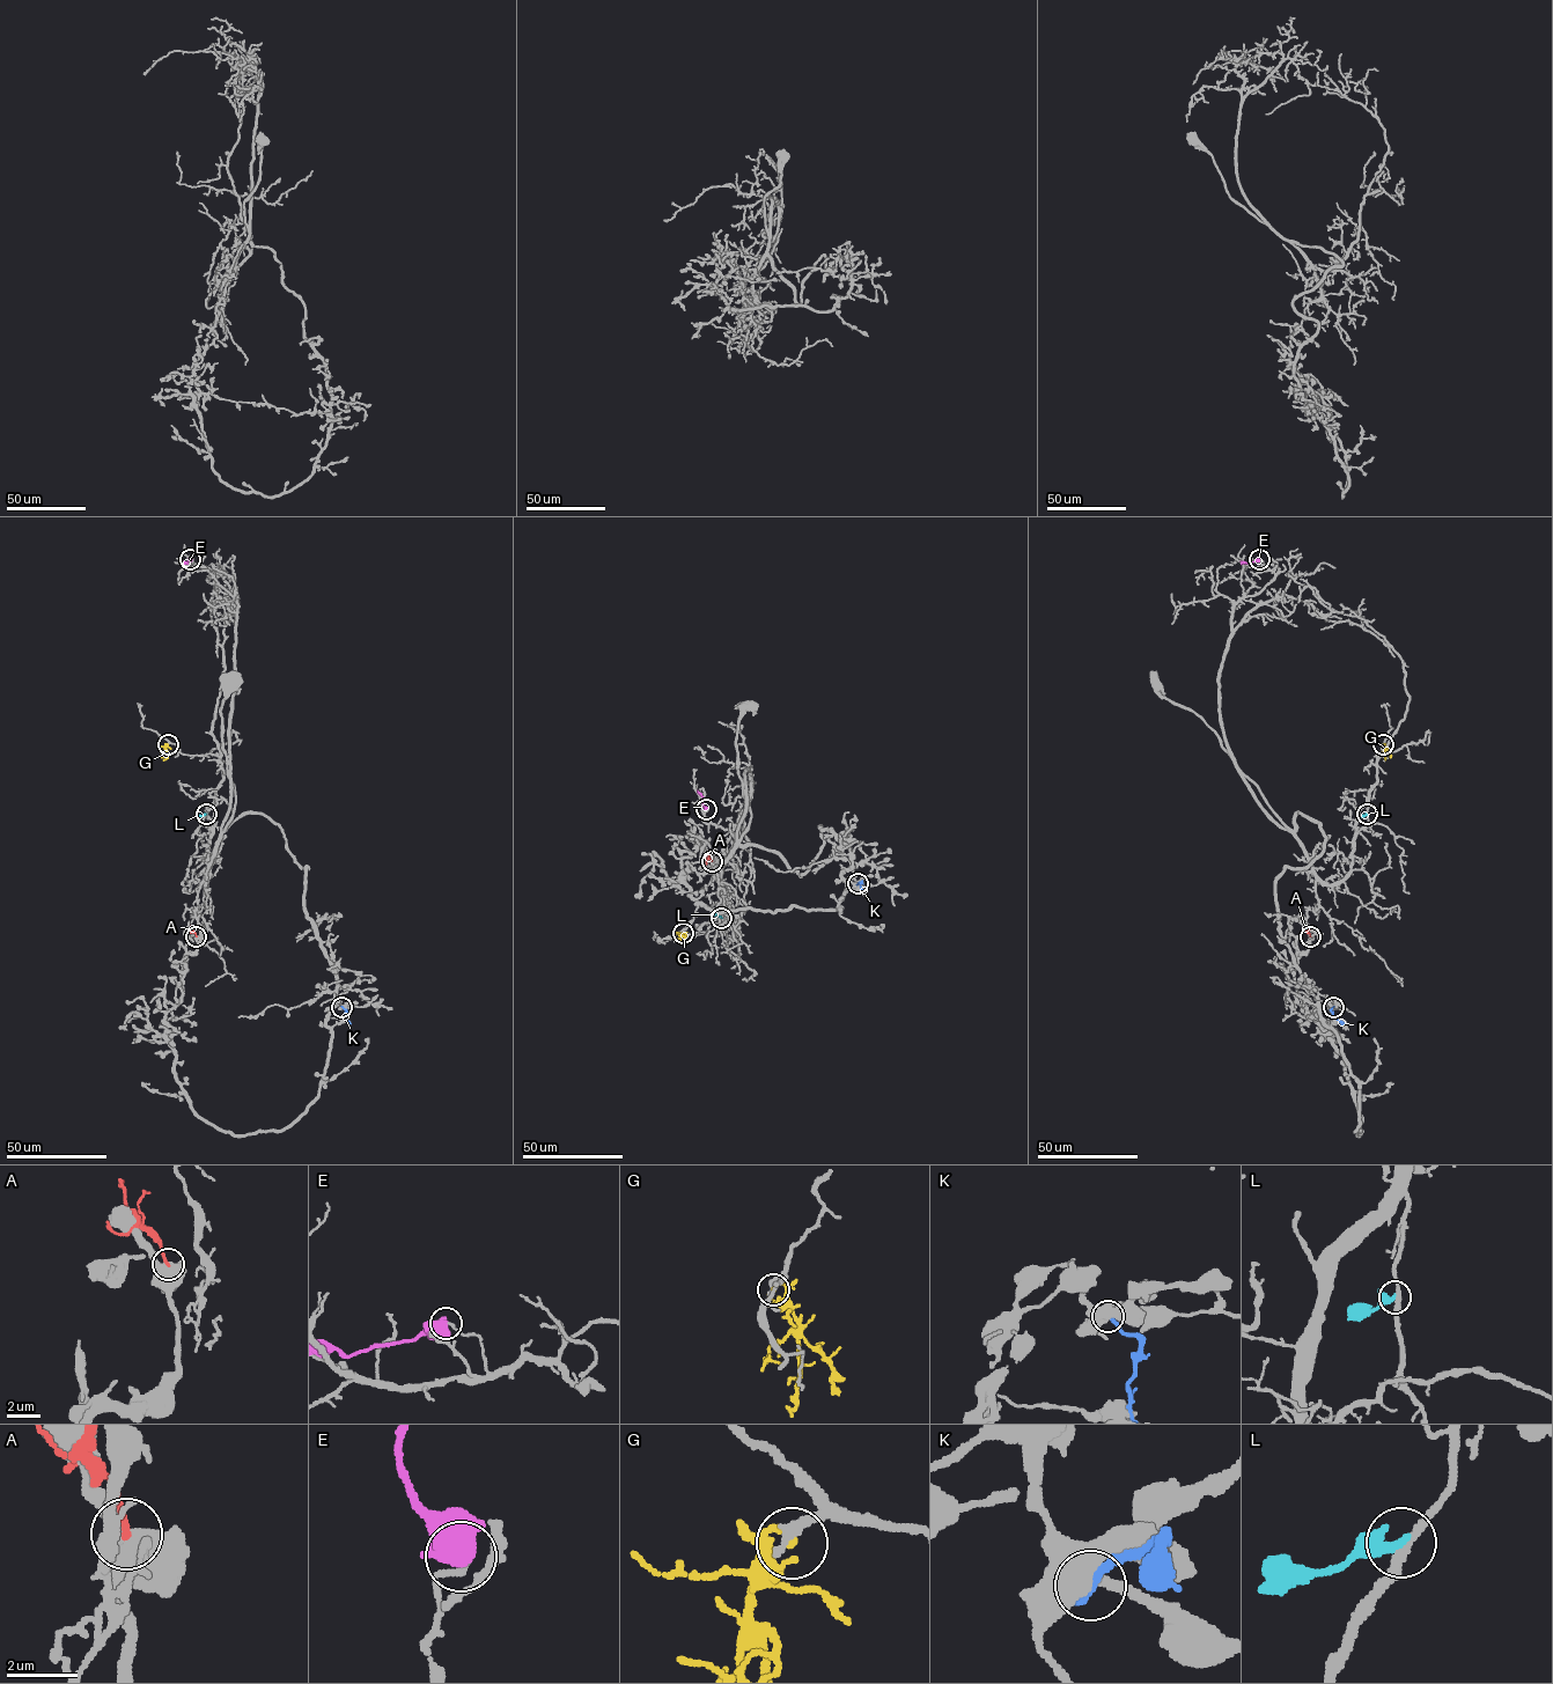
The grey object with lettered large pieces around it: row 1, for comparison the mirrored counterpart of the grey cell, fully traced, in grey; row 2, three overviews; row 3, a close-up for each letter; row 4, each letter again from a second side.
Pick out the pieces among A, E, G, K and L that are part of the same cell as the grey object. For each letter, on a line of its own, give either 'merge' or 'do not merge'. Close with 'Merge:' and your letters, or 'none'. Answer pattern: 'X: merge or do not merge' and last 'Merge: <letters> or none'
A: do not merge
E: do not merge
G: do not merge
K: do not merge
L: do not merge
Merge: none

